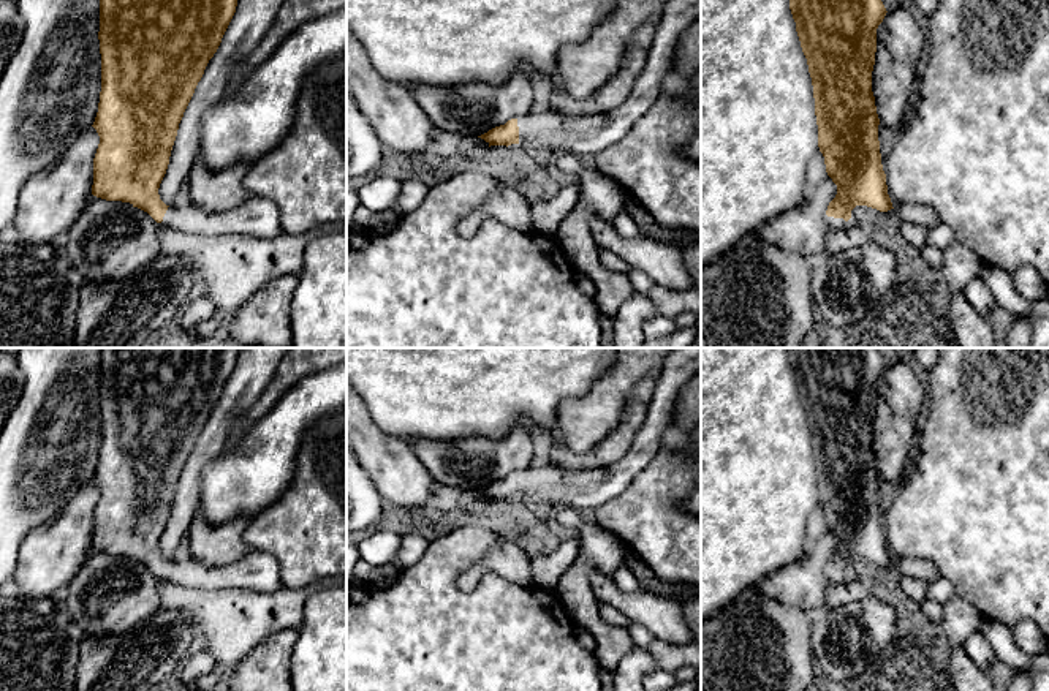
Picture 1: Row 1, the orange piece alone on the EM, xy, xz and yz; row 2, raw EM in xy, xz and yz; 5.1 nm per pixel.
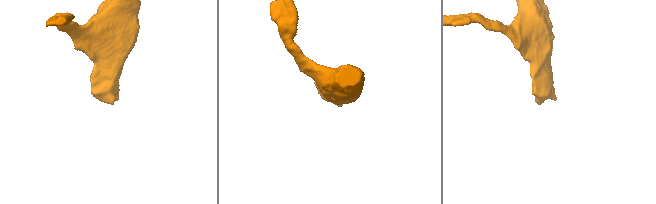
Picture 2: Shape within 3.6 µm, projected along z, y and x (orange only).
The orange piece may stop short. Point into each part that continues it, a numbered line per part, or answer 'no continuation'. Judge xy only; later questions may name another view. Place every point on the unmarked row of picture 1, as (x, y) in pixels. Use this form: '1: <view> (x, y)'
1: xy (258, 571)

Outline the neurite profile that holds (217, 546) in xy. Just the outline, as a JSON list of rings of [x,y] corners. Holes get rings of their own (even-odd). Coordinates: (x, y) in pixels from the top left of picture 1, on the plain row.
[[[198,508],[187,531],[190,557],[212,568],[237,563],[253,552],[244,539],[247,525],[248,517],[236,517],[222,525],[212,525]]]

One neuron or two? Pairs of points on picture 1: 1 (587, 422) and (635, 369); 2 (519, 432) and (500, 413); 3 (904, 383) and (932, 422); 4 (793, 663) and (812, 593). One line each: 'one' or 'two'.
1: one
2: two
3: two
4: two

